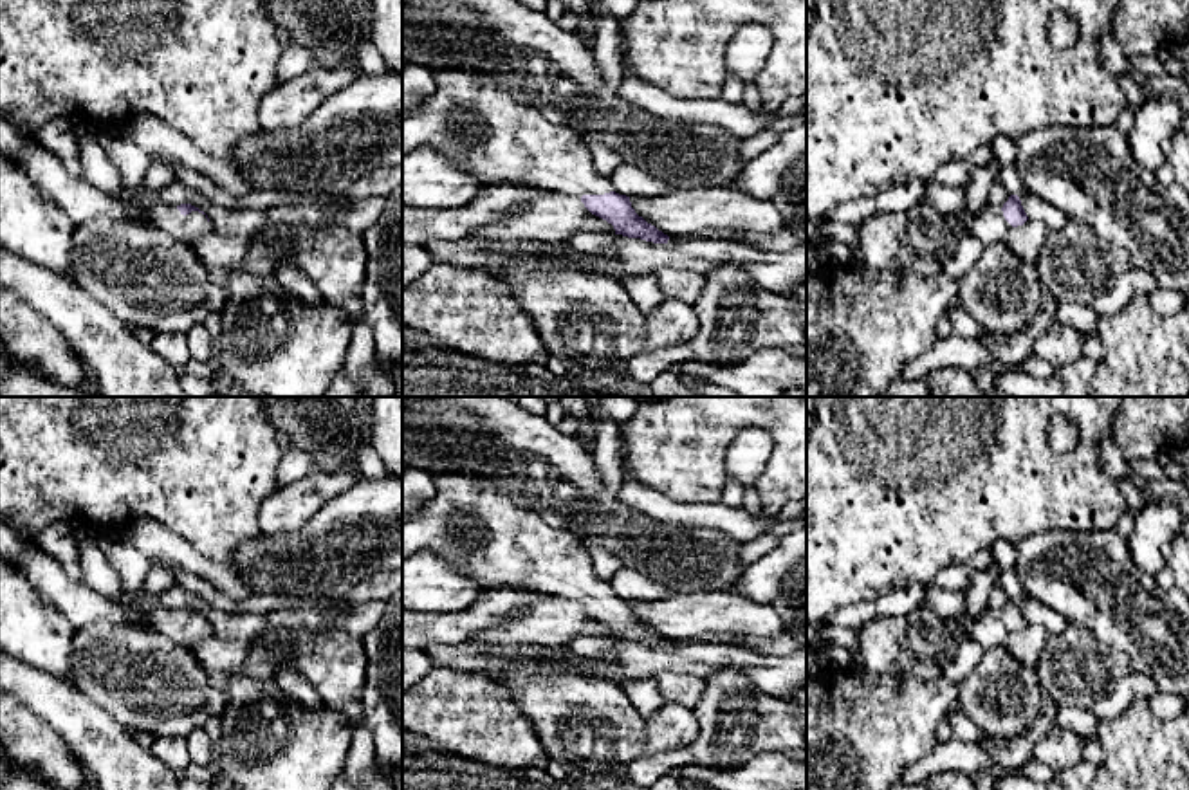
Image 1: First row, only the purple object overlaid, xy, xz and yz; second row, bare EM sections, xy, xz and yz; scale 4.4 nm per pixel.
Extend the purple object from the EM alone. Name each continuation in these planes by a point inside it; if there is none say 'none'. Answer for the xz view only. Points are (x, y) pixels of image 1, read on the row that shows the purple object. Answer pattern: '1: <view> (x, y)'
1: xz (497, 137)

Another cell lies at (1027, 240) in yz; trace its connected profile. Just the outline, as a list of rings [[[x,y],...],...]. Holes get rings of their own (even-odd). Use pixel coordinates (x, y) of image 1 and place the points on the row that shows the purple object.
[[[1027,220],[1023,225],[1012,227],[1007,233],[1005,243],[1019,260],[1036,265],[1048,233],[1050,229],[1045,222]]]

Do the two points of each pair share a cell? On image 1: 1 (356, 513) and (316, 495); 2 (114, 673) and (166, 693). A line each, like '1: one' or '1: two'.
1: two
2: one

